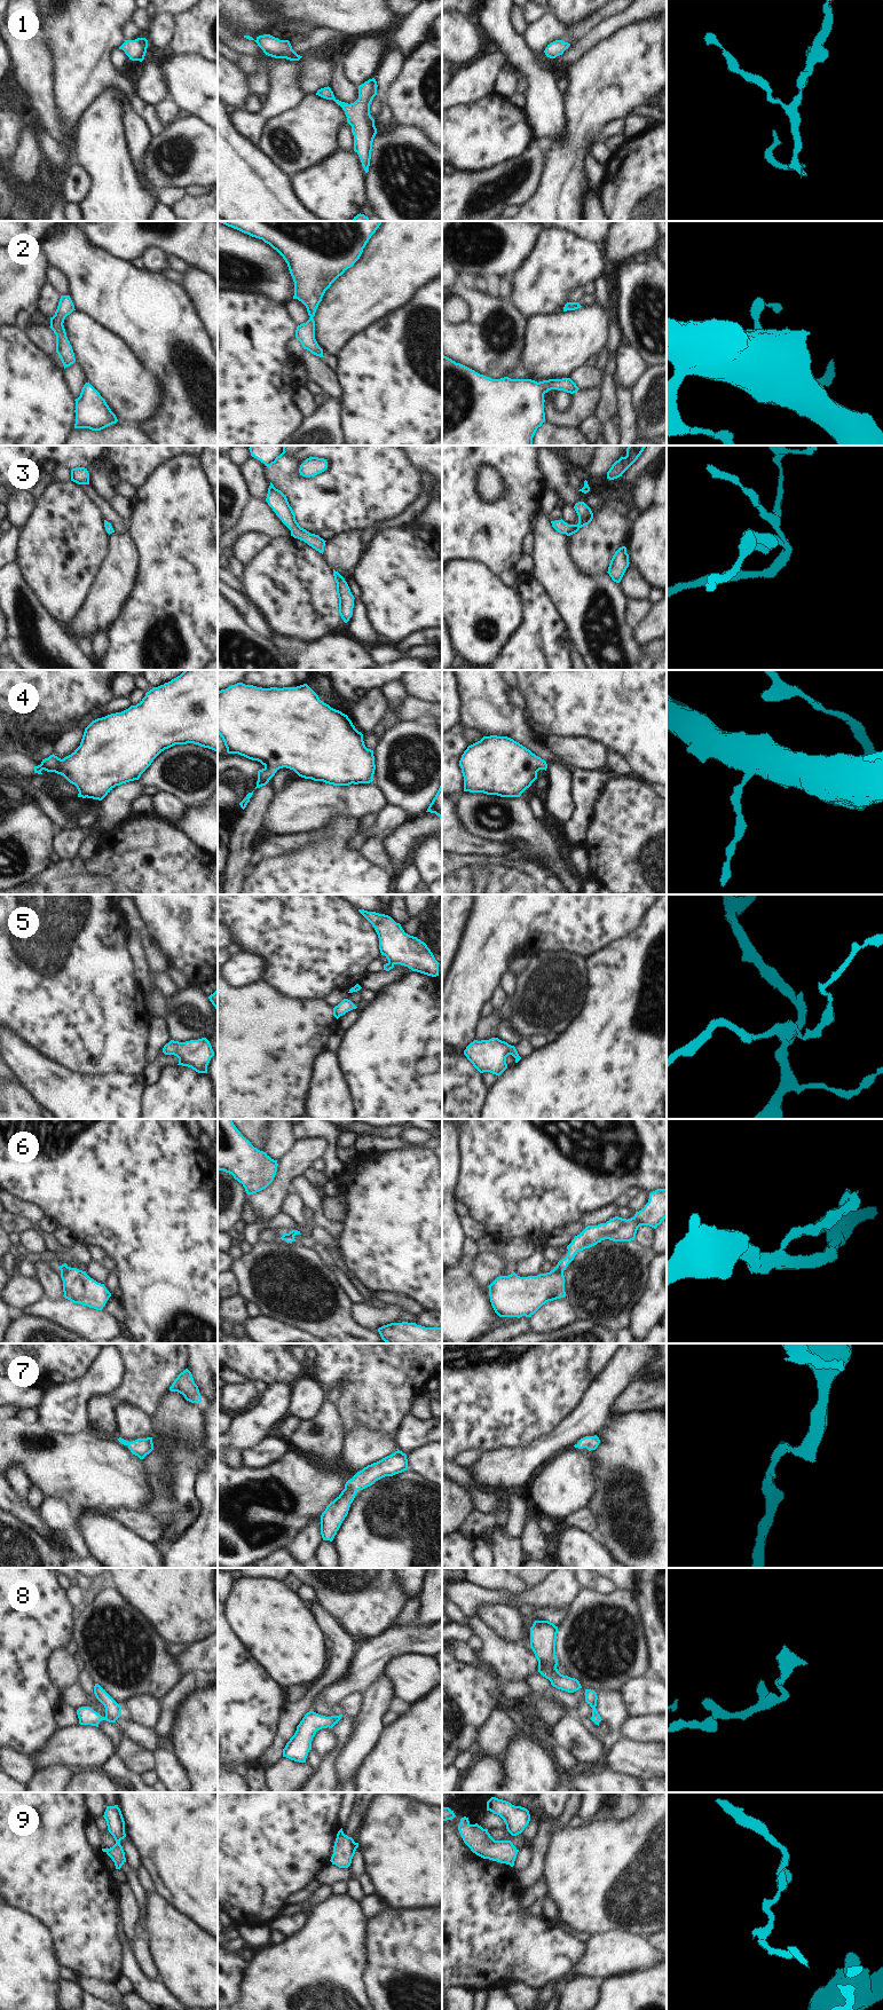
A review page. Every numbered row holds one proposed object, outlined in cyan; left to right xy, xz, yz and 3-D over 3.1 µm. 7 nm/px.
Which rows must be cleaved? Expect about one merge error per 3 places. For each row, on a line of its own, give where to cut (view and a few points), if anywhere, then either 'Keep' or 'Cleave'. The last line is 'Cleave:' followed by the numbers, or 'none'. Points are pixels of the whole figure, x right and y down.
1: No split. Keep
2: No split. Keep
3: No split. Keep
4: No split. Keep
5: No split. Keep
6: Split along yz (556, 1267), (562, 1271). Cleave
7: No split. Keep
8: No split. Keep
9: No split. Keep
Cleave: 6.

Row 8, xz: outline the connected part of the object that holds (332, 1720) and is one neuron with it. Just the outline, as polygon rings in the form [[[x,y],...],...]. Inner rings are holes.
[[[314,1711],[305,1715],[297,1726],[294,1735],[283,1749],[283,1757],[291,1760],[306,1763],[308,1752],[312,1750],[312,1741],[316,1732],[322,1728],[332,1728],[341,1719],[342,1715],[325,1717]]]

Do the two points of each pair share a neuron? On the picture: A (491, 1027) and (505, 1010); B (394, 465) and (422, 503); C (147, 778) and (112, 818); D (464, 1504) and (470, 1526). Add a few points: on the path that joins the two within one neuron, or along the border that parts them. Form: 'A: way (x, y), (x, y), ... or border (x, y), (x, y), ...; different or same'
A: way (493, 1023), (501, 1015); same
B: border (418, 470), (420, 493), (397, 514); different
C: border (139, 779), (143, 786); different
D: border (473, 1508), (457, 1530); different

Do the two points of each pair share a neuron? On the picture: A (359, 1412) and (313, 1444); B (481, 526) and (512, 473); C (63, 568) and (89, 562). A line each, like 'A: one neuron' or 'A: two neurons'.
A: two neurons
B: one neuron
C: one neuron

